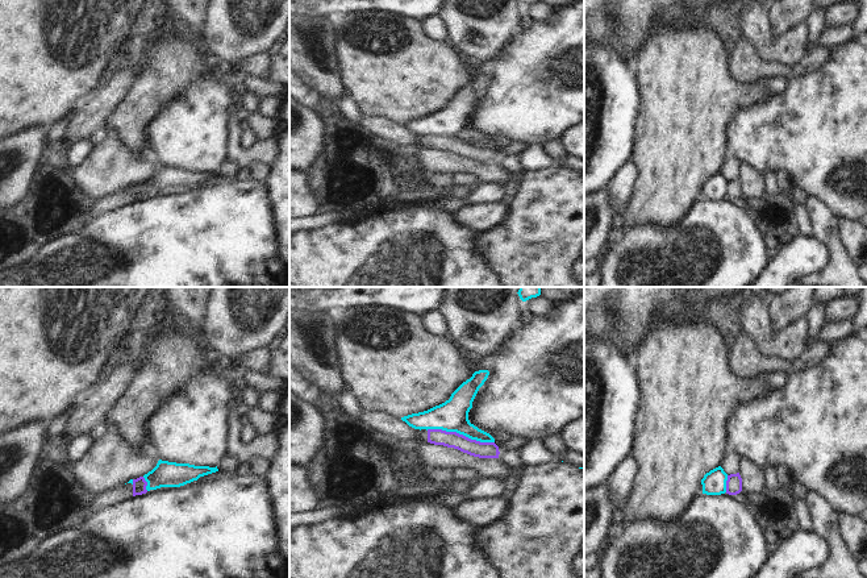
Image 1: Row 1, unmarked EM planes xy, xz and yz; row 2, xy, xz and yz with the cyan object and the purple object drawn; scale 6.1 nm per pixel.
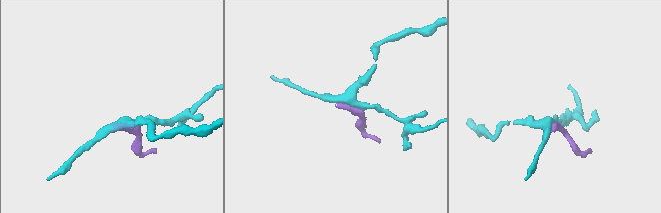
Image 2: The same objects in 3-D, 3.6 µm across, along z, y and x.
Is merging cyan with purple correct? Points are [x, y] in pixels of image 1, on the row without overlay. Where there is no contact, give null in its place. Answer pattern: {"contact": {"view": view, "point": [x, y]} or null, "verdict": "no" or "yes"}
{"contact": {"view": "xz", "point": [461, 138]}, "verdict": "no"}

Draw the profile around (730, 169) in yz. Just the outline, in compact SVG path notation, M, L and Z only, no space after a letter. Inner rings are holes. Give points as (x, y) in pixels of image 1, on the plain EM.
M726 155L721 172L728 180L739 178L739 161L733 155Z

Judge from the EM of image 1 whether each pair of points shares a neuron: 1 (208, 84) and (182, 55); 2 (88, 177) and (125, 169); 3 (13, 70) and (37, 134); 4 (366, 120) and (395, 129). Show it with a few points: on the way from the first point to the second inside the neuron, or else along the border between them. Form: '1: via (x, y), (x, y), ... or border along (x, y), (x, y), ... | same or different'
1: border along (199, 78), (175, 98) | different
2: via (98, 174), (107, 169), (116, 169) | same
3: border along (48, 128), (26, 127), (13, 134) | different
4: via (372, 123), (388, 128) | same

